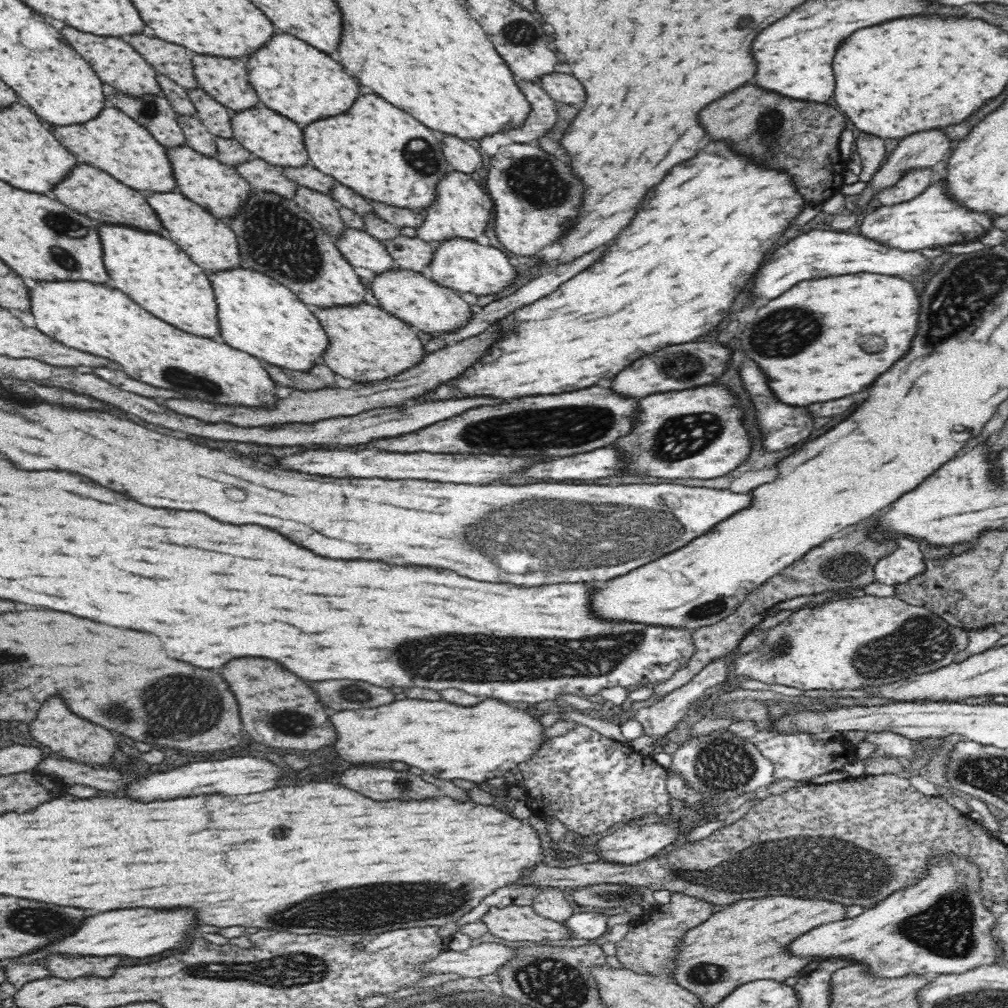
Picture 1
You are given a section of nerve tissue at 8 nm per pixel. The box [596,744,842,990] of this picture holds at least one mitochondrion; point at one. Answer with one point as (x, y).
(707, 974)

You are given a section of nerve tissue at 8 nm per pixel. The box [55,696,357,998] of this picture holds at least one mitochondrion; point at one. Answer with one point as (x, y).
(294, 969)

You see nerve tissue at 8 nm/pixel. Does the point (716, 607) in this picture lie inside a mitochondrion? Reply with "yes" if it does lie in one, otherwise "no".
yes

